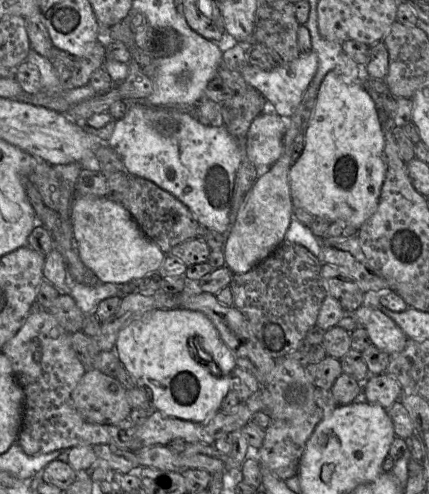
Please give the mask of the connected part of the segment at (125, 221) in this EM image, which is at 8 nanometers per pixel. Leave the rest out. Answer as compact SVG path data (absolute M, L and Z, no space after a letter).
M74 196L71 203L73 239L77 244L79 259L101 281L121 281L118 284L138 280L159 269L165 254L139 228L129 211L117 201L107 197Z

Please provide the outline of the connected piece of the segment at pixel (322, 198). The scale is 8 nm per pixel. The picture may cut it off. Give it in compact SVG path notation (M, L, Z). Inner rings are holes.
M335 70L329 71L324 77L318 91L313 114L305 131L304 148L300 157L291 166L289 171L289 184L293 207L306 210L310 214L329 220L344 220L355 228L360 228L363 223L374 213L379 202L381 189L385 180L385 133L382 130L378 113L371 96L360 83L348 83L343 81Z

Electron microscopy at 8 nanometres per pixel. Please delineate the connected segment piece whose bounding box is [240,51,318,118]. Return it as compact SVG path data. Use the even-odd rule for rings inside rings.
M311 51L308 54L299 55L298 58L282 63L272 70L263 70L247 64L240 74L248 86L256 89L268 103L268 108L282 118L289 118L297 109L305 90L309 86L318 67L318 56Z

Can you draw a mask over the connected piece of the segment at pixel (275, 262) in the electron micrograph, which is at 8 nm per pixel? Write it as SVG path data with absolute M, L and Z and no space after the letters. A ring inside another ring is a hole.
M284 240L263 262L252 270L235 274L231 288L233 306L248 319L251 330L263 350L273 359L299 349L308 330L316 325L319 309L327 293L321 275L322 263L305 247Z

